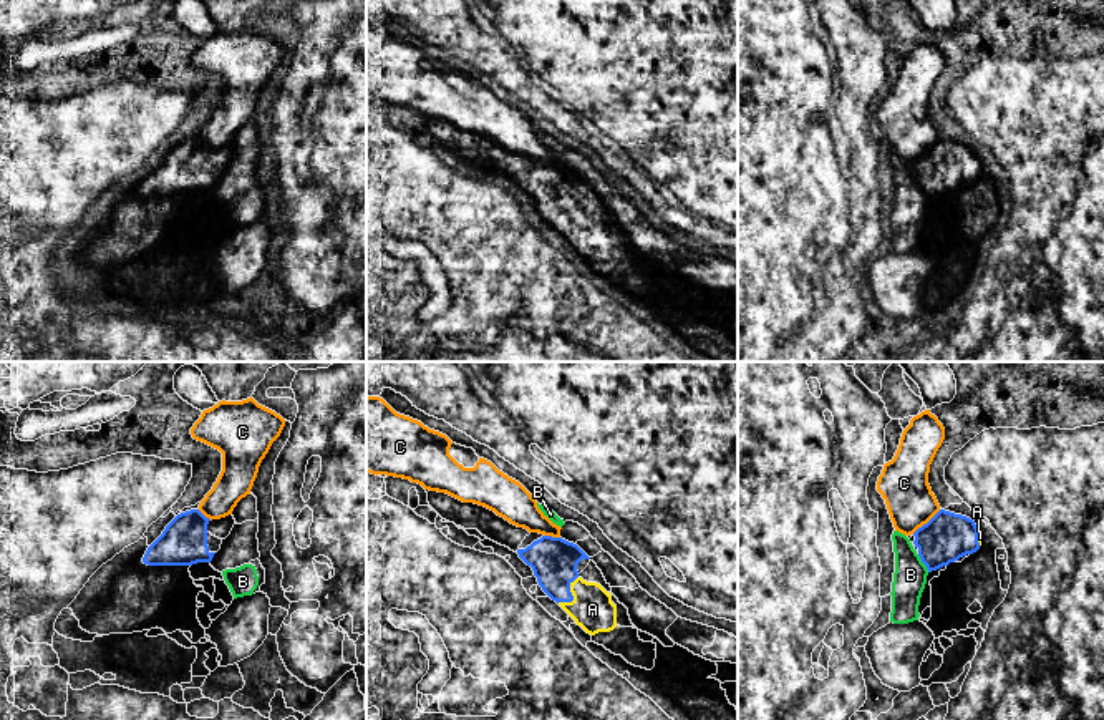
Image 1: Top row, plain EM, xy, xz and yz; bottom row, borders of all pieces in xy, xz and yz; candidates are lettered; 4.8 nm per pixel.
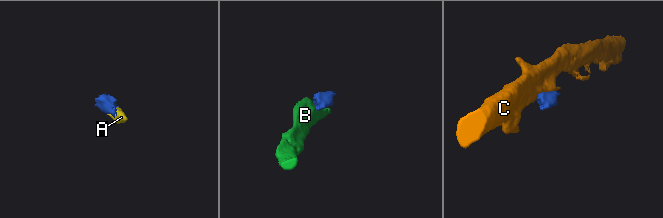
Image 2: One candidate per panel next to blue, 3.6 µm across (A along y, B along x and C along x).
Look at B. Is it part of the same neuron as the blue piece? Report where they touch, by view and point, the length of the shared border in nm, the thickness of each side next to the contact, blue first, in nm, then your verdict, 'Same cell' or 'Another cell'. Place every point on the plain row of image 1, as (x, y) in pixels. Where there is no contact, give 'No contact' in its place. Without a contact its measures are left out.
Touches blue at yz (922, 189). Shared border 110 nm. Thickness 240 nm (blue) against 160 nm. Another cell

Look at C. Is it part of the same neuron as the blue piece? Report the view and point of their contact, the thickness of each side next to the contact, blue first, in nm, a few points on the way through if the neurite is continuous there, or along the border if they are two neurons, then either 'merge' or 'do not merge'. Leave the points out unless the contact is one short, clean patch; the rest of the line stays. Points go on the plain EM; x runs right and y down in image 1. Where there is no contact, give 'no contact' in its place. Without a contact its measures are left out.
yz (927, 151) | 240/240 nm | along yz (940, 138), (912, 161) | do not merge

